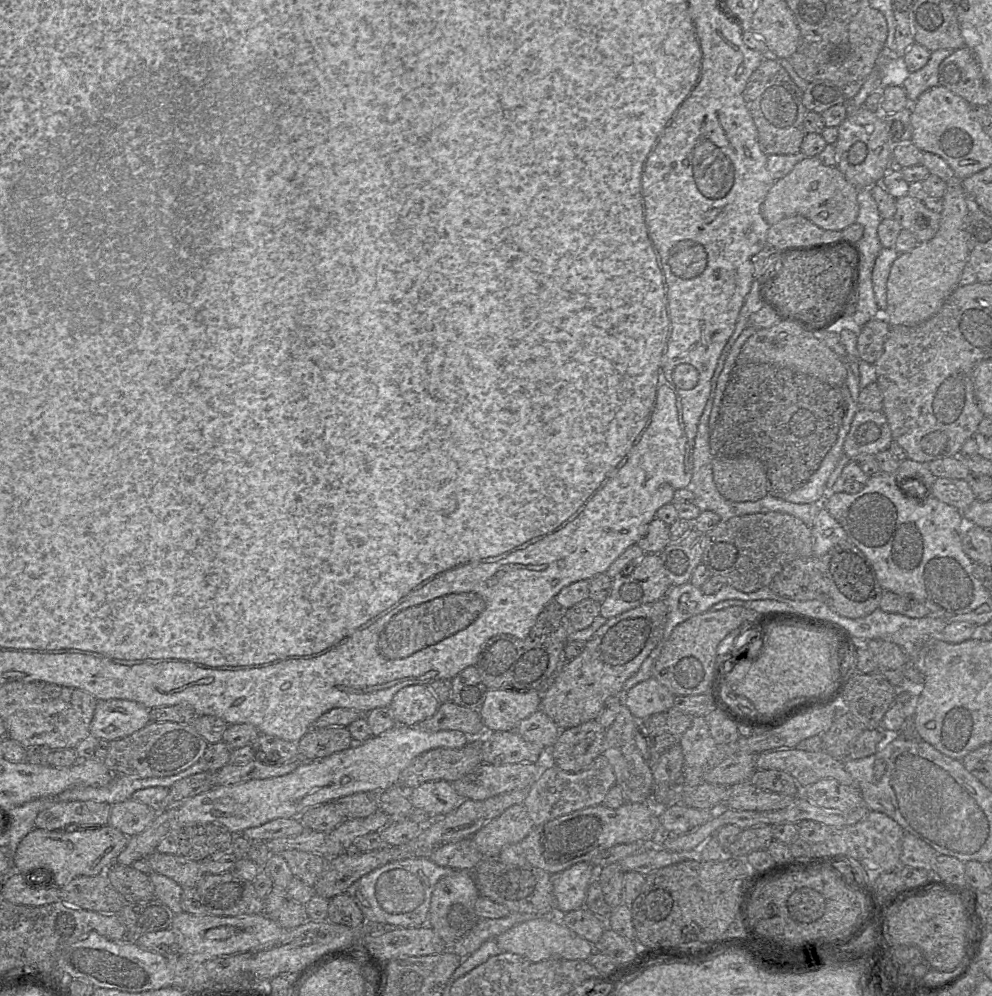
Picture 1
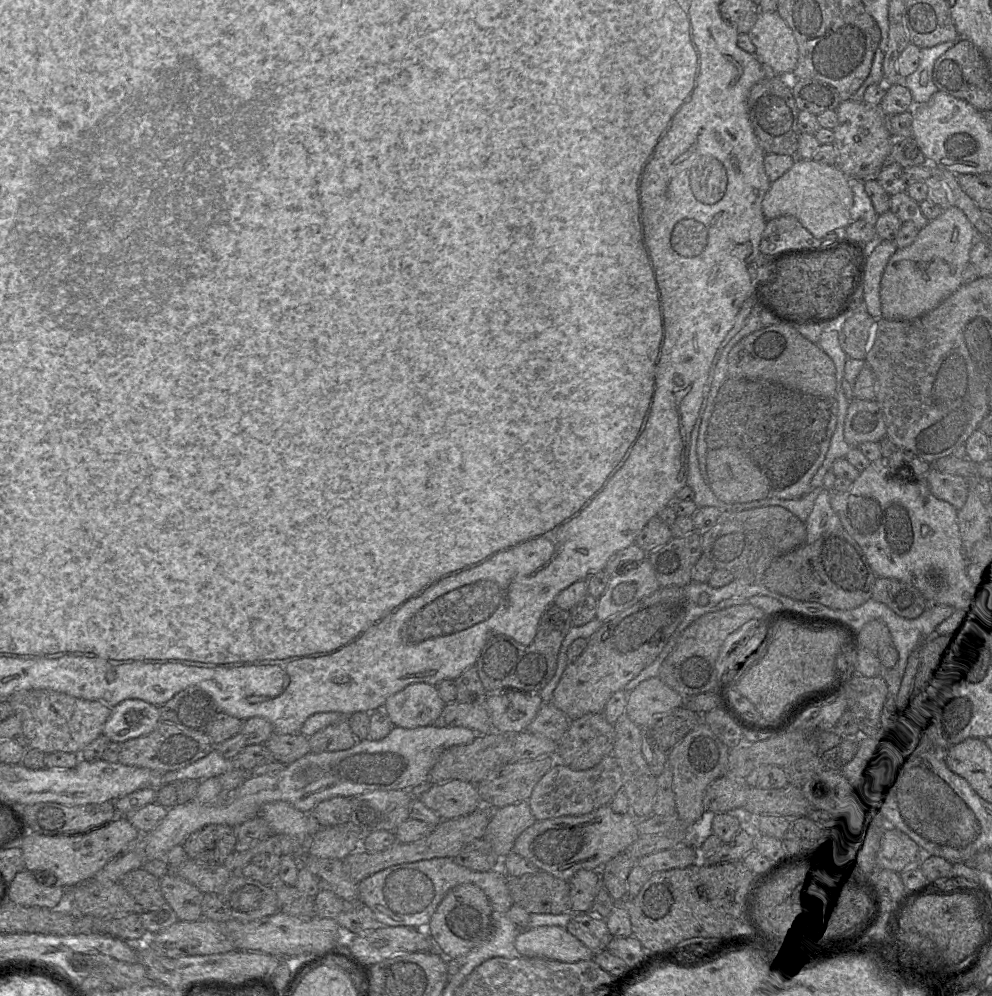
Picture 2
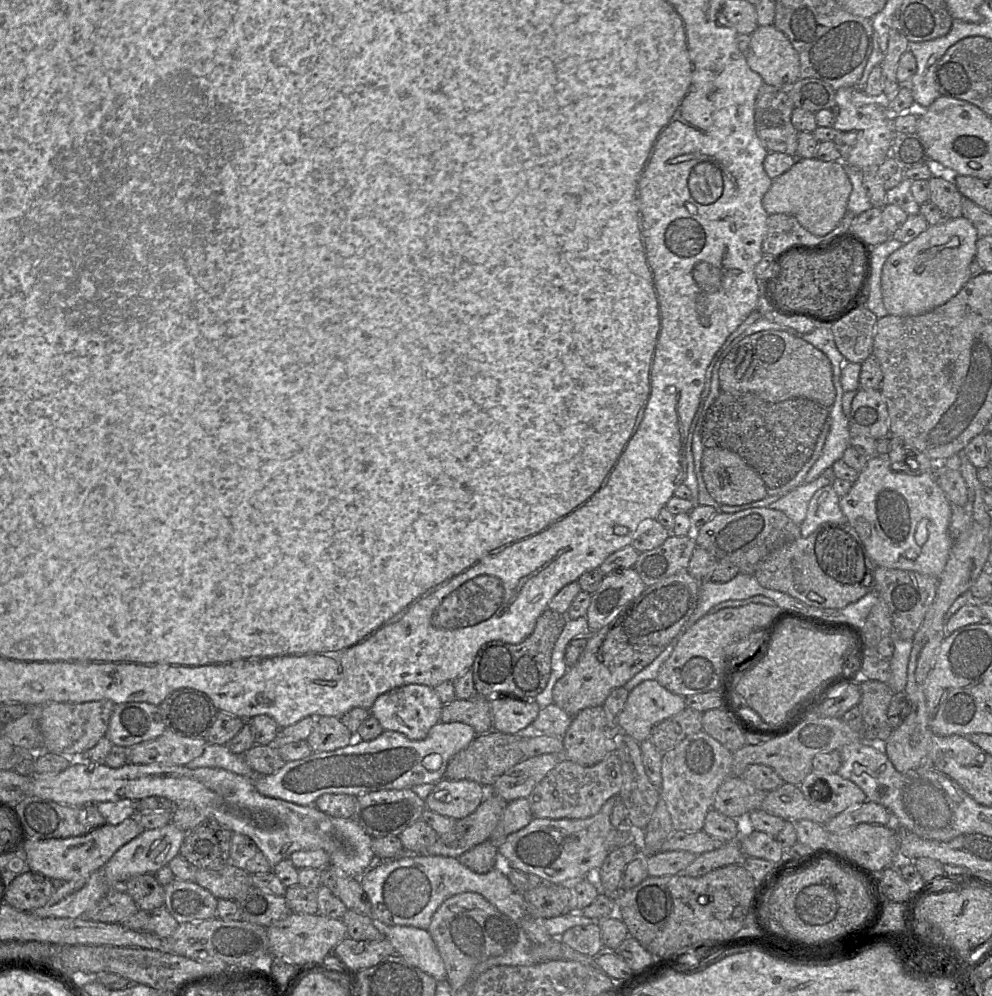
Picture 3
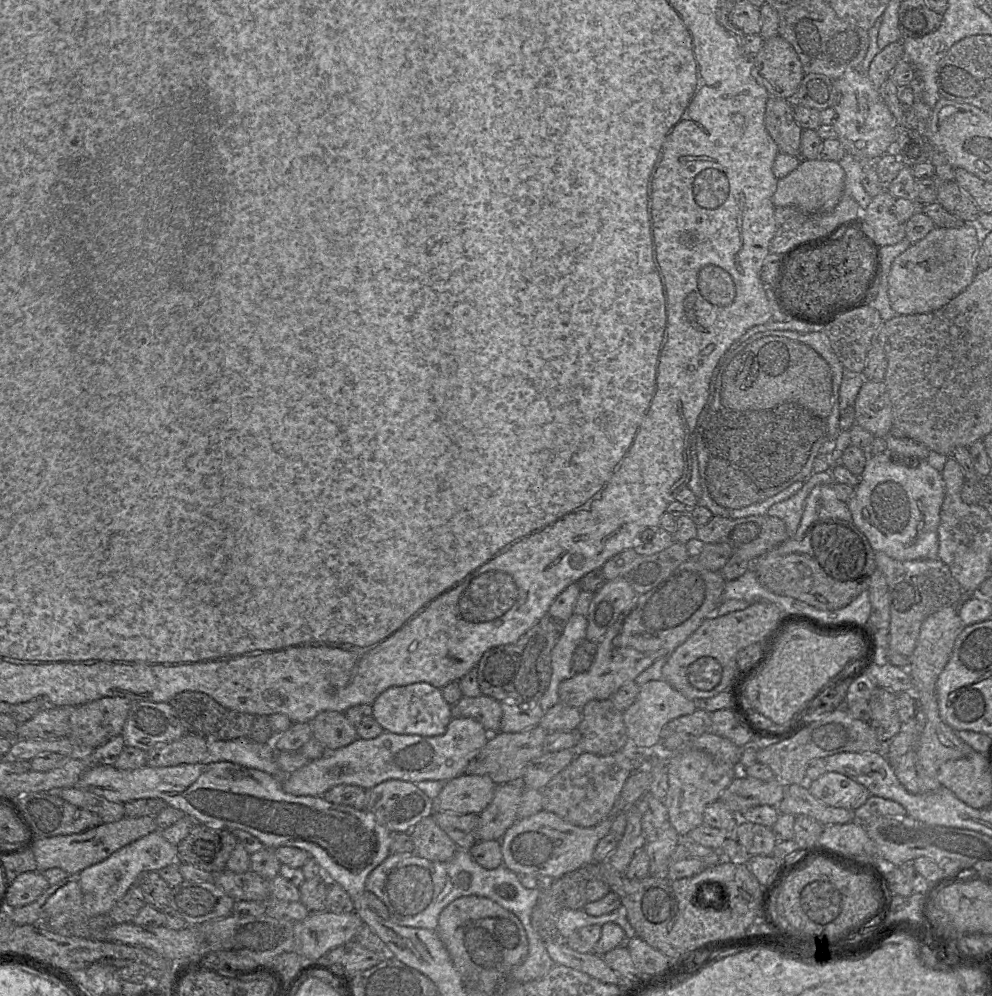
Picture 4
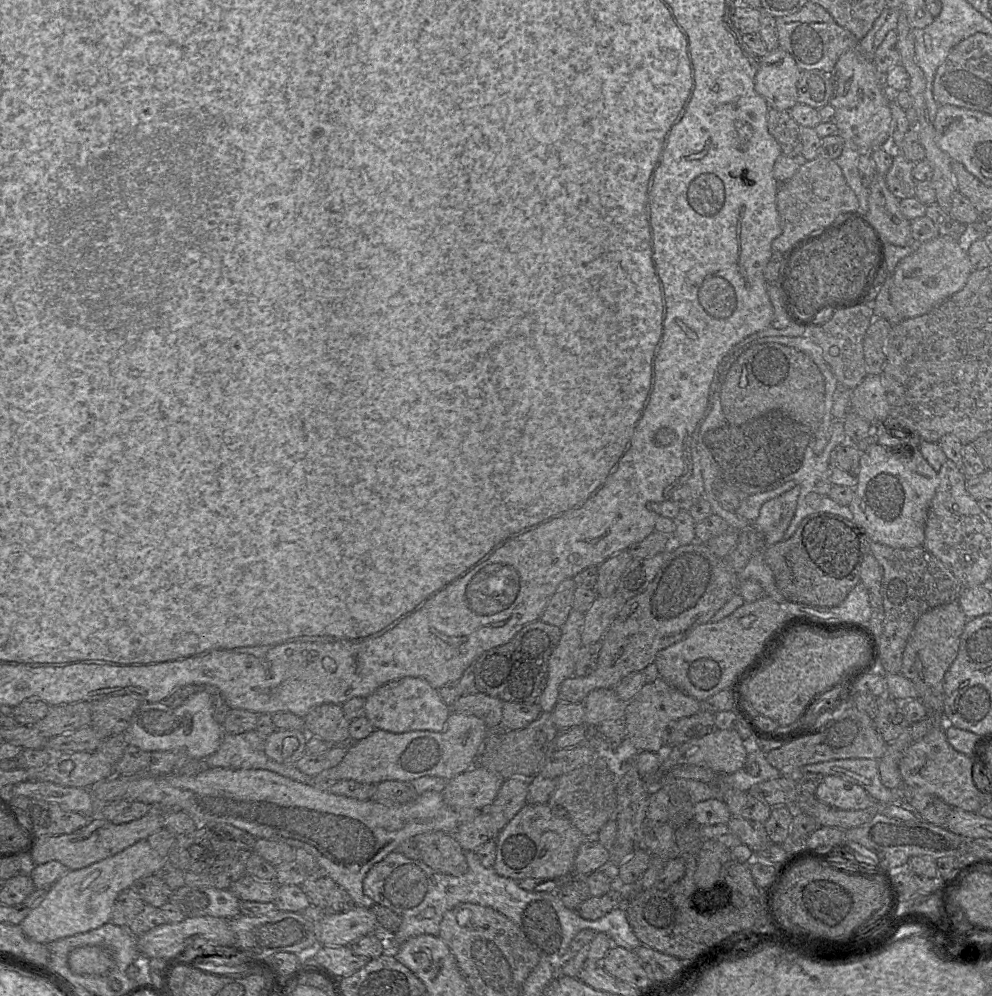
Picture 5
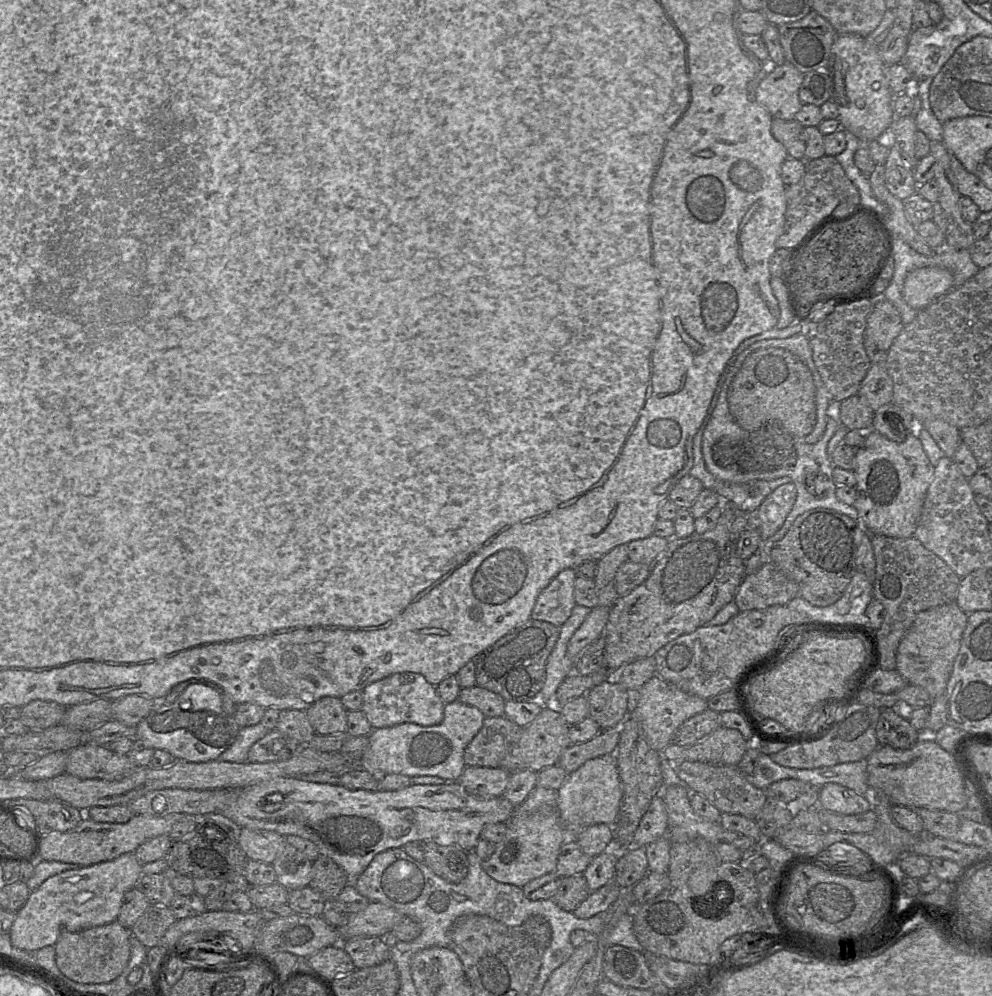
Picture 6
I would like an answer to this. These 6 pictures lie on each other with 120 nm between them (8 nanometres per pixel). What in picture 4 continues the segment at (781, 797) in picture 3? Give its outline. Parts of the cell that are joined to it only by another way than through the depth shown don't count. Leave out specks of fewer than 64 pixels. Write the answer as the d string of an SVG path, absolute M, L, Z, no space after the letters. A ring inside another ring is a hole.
M807 784L786 786L784 797L776 808L779 813L809 816L823 826L855 821L854 810L827 805L809 792Z

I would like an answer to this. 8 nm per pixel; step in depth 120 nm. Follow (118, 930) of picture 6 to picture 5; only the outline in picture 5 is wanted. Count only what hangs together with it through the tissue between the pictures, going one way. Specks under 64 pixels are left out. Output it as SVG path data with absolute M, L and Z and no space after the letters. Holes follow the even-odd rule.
M99 946L75 948L68 962L71 972L77 975L102 975L113 968L112 952Z

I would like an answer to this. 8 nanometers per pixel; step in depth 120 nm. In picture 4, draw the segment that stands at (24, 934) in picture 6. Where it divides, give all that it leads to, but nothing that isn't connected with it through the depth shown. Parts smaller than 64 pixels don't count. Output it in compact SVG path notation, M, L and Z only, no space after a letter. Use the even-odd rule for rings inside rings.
M157 829L150 834L120 848L107 859L83 869L78 881L83 893L83 903L78 912L62 913L49 919L45 925L51 930L66 929L71 923L85 923L93 917L108 914L113 906L132 889L141 873L158 871L177 860L177 845L167 841Z

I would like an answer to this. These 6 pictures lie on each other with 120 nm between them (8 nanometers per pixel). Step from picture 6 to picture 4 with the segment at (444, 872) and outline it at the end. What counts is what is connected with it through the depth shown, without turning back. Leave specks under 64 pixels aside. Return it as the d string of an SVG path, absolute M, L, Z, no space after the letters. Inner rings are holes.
M432 816L423 818L409 833L414 843L414 853L430 861L449 861L458 849Z

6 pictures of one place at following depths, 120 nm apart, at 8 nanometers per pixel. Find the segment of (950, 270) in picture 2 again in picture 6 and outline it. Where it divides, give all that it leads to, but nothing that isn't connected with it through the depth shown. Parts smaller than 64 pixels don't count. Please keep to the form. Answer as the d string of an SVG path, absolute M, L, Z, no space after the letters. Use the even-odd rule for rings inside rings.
M938 266L912 270L904 281L903 298L911 308L925 309L954 288L953 280L948 269Z

